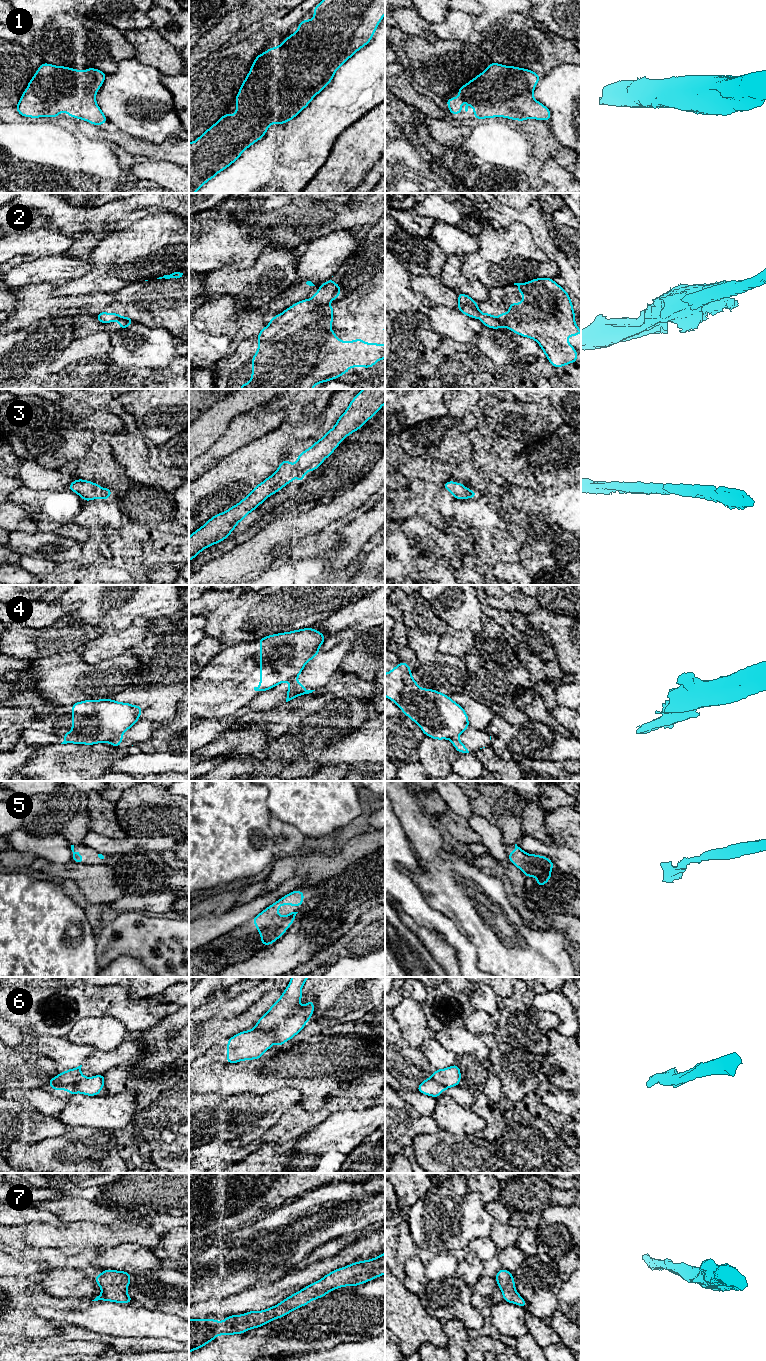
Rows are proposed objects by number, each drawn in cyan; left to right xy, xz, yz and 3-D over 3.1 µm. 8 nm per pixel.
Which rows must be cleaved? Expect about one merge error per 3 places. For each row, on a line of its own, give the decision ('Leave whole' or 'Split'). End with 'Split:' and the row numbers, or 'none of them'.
1: Leave whole
2: Split
3: Leave whole
4: Split
5: Leave whole
6: Split
7: Leave whole
Split: 2, 4, 6

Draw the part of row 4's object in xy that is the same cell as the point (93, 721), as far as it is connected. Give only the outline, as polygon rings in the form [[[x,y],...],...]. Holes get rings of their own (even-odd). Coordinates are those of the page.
[[[113,699],[85,700],[74,703],[72,704],[72,731],[64,733],[64,741],[61,744],[108,743],[130,729],[140,719],[143,708],[143,706],[134,706]]]

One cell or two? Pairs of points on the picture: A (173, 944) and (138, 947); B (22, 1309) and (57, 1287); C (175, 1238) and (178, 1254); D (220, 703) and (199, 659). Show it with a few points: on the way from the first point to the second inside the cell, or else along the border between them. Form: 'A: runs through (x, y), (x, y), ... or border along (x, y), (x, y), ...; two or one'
A: runs through (164, 944), (147, 944); one
B: border along (37, 1283), (45, 1291); two
C: runs through (177, 1242), (178, 1250); one
D: border along (225, 647), (209, 662); two

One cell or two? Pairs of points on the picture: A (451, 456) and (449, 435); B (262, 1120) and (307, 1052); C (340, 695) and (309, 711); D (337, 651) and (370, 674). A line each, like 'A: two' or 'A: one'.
A: one
B: two
C: one
D: two

